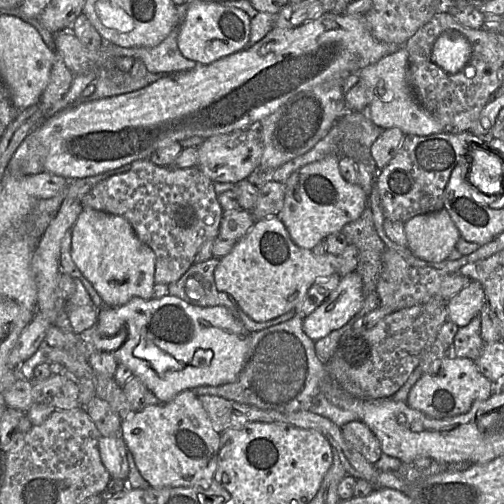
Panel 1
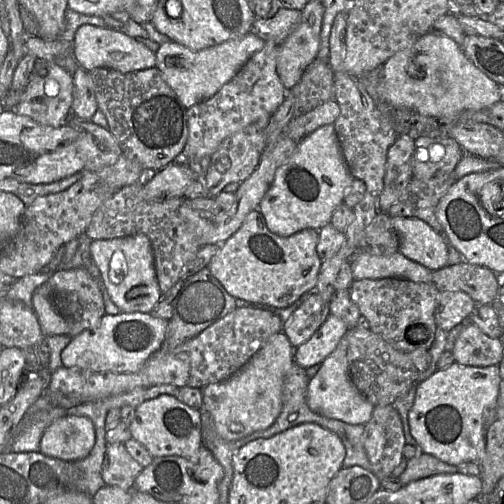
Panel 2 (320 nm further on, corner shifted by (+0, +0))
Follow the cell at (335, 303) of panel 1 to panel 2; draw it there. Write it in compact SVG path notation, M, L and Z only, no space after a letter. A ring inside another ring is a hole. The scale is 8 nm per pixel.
M329 314L319 330L295 349L295 363L306 370L313 365L322 364L335 351L348 331L349 327L344 321Z

